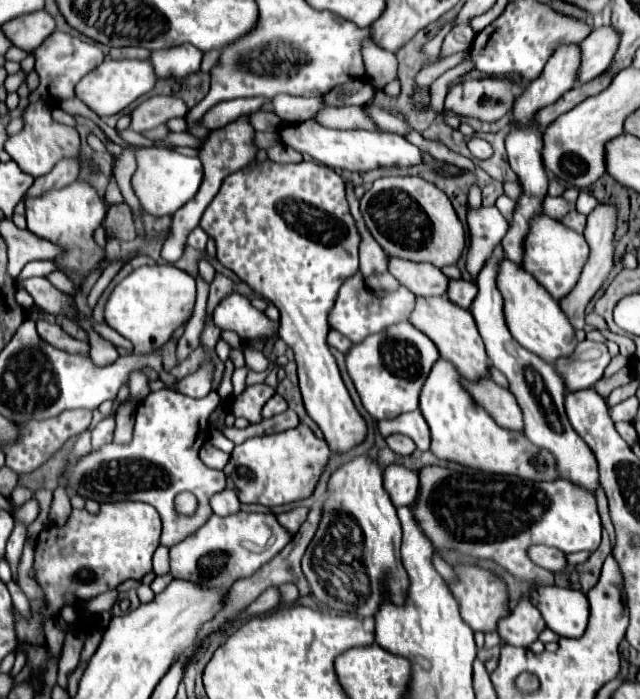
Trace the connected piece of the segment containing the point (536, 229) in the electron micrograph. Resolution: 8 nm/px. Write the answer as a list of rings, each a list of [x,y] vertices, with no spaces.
[[[547,214],[533,216],[533,220],[529,222],[529,232],[523,240],[523,268],[531,272],[553,298],[563,298],[573,290],[587,258],[589,246],[581,234],[549,218]]]

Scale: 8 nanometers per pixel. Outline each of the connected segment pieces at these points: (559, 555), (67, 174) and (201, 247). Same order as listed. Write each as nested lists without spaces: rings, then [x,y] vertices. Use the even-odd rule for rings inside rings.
[[[531,546],[529,548],[529,558],[537,564],[537,566],[541,566],[541,568],[545,568],[545,570],[551,570],[551,572],[559,572],[559,570],[563,570],[565,568],[565,564],[567,564],[567,560],[565,560],[565,554],[563,552],[559,552],[557,548],[549,548],[549,546]]]
[[[61,160],[53,168],[53,172],[49,172],[43,178],[37,178],[33,182],[33,186],[27,190],[27,194],[29,196],[41,196],[41,194],[45,194],[49,190],[65,188],[65,186],[69,186],[69,184],[73,184],[77,180],[79,172],[81,172],[81,166],[79,166],[77,160],[71,160],[71,162],[69,160]]]
[[[195,228],[189,232],[187,236],[187,244],[197,248],[199,252],[205,252],[205,246],[207,246],[207,234],[201,230],[201,228]]]

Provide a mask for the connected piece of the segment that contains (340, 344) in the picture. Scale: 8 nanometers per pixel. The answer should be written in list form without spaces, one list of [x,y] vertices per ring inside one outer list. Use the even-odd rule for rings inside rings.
[[[329,330],[329,334],[327,334],[327,344],[329,346],[333,346],[333,348],[337,348],[339,352],[343,352],[343,354],[347,354],[349,352],[349,348],[351,348],[351,342],[341,334],[341,332],[337,332],[337,330]]]

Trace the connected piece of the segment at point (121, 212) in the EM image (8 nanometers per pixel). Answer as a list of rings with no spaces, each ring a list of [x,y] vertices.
[[[127,204],[111,206],[103,226],[107,228],[107,232],[111,236],[115,234],[115,236],[119,236],[123,240],[133,240],[137,236],[135,234],[135,226],[133,226],[133,218],[131,218],[131,210],[129,210]]]

